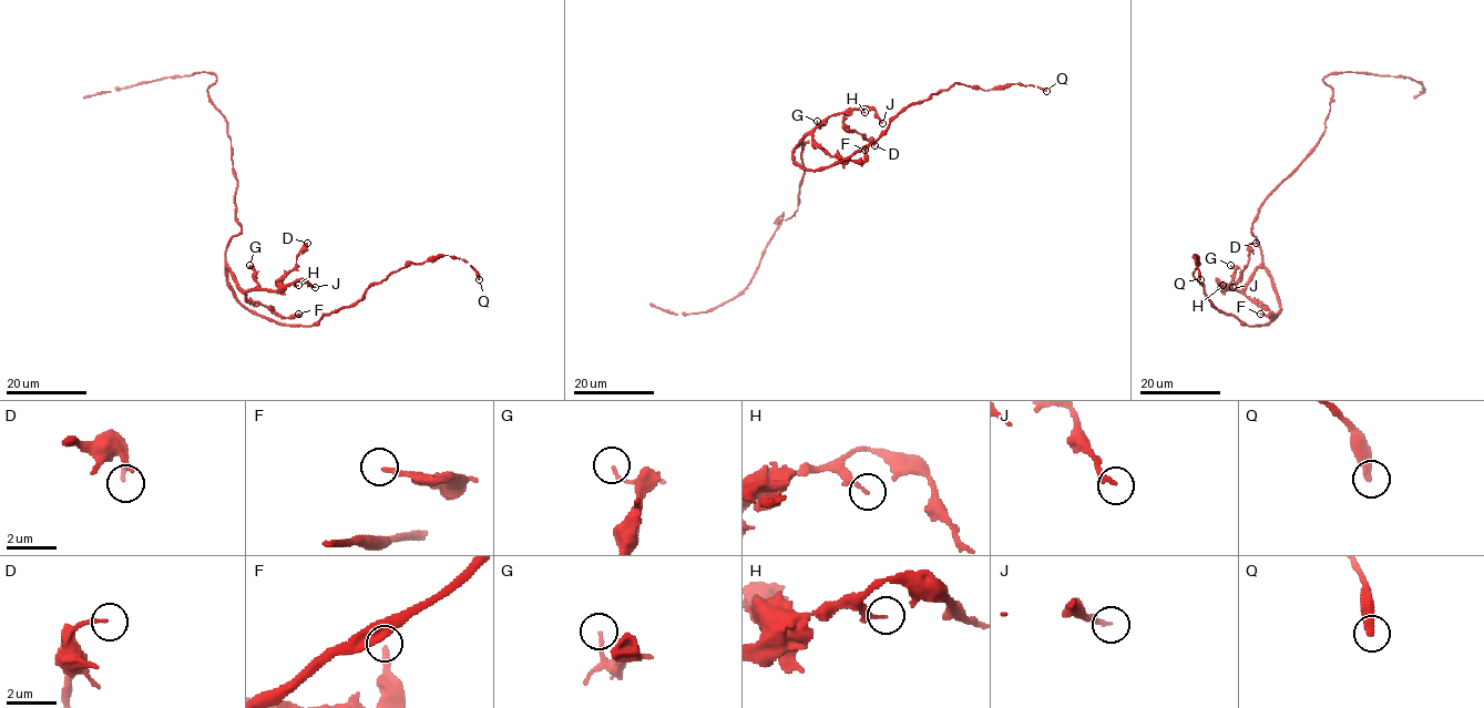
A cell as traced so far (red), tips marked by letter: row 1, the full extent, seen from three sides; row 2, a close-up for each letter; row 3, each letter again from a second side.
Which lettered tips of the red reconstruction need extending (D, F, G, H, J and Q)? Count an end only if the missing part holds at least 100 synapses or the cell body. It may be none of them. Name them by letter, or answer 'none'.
none

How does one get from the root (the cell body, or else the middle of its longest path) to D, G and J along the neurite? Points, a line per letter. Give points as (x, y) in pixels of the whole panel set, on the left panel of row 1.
D: (237, 234), (228, 243), (225, 264), (244, 290), (277, 290), (307, 243)
G: (237, 234), (228, 243), (225, 264), (234, 281), (244, 290), (252, 290), (258, 284), (249, 265)
J: (237, 234), (228, 243), (225, 264), (242, 289), (283, 290), (298, 280), (315, 287)

